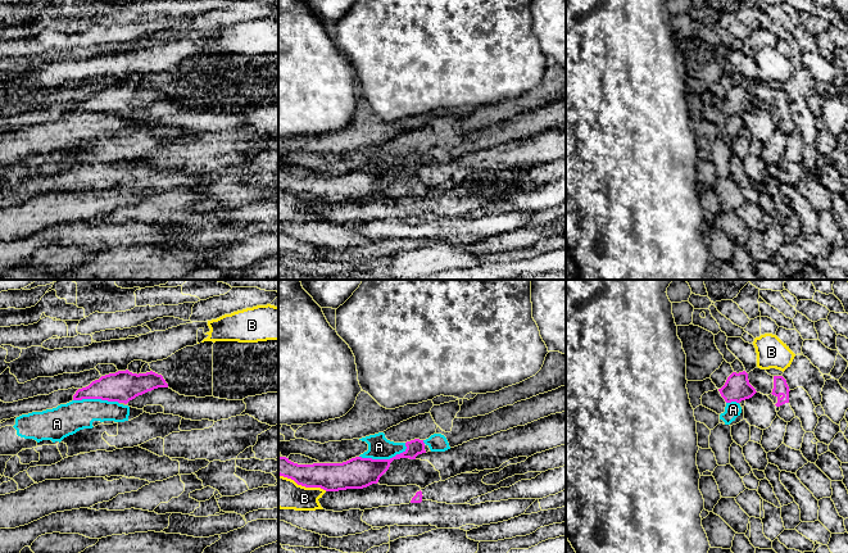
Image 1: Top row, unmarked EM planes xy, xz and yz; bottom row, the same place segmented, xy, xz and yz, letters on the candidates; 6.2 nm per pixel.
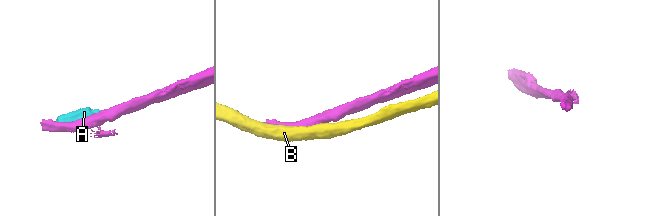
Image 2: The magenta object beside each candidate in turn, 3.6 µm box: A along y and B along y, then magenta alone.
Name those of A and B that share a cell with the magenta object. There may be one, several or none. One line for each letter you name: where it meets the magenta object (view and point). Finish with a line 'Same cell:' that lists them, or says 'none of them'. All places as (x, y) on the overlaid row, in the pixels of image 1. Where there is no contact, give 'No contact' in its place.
Same cell: none of them

